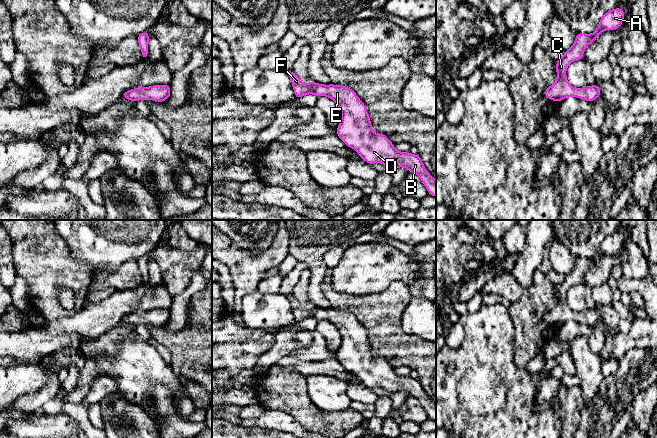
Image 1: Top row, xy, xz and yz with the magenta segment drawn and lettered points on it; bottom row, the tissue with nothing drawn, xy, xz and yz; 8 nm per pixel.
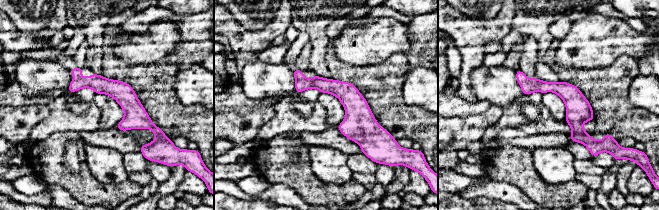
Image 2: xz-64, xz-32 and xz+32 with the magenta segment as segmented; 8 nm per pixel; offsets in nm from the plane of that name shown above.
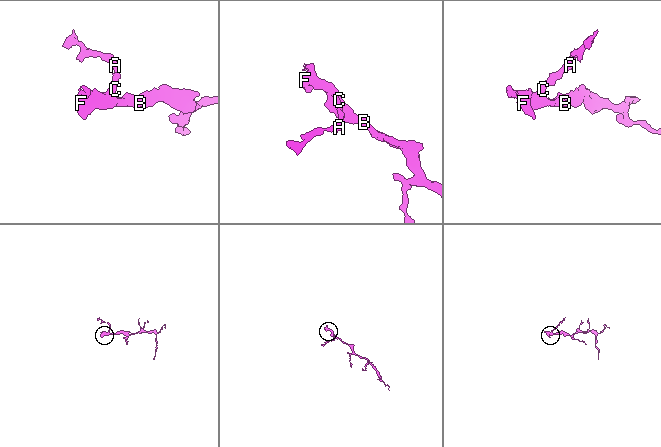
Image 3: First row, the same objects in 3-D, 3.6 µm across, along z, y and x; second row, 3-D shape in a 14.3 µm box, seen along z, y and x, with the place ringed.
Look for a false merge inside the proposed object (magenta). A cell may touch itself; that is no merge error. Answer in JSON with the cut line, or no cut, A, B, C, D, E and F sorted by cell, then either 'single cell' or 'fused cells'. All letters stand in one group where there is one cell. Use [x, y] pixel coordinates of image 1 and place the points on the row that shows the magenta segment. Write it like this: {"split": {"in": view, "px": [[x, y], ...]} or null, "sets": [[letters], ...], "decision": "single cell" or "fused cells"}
{"split": null, "sets": [["A", "B", "C", "D", "E", "F"]], "decision": "single cell"}

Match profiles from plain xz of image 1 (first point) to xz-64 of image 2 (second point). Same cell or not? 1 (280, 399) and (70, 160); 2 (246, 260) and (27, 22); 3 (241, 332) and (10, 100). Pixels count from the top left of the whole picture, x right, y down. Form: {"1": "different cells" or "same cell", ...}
{"1": "different cells", "2": "different cells", "3": "same cell"}

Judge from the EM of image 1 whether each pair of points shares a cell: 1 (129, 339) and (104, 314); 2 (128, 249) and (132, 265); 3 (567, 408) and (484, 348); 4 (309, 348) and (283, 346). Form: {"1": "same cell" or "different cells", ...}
{"1": "different cells", "2": "different cells", "3": "different cells", "4": "same cell"}

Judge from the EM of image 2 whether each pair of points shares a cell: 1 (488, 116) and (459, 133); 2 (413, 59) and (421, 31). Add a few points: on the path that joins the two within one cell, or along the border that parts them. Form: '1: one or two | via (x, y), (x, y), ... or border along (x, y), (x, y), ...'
1: one | via (481, 121), (474, 128), (466, 129)
2: one | via (417, 52), (421, 47), (421, 38)

